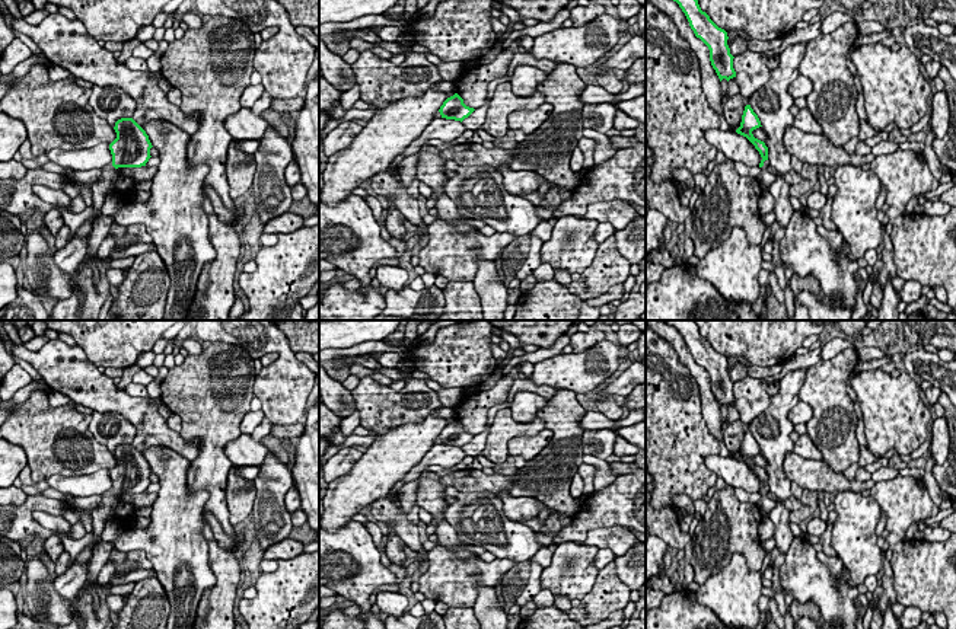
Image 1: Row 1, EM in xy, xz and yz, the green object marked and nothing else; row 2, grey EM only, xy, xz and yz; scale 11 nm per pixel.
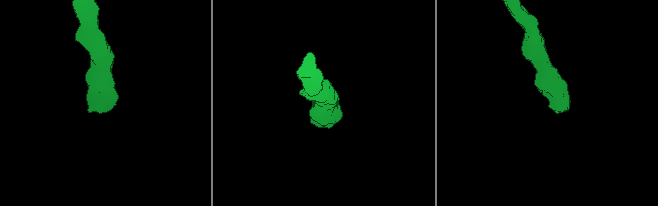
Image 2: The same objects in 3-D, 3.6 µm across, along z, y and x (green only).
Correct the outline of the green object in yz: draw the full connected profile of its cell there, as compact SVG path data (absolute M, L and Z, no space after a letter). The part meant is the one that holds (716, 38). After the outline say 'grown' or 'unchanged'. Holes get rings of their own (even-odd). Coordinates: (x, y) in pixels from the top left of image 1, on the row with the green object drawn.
M673 0L685 13L691 29L710 50L710 61L720 82L736 77L733 55L727 45L727 32L718 28L710 16L701 10L698 0Z; unchanged

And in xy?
M121 118L114 127L117 138L109 144L112 162L102 167L101 176L92 183L93 217L86 220L67 245L54 253L54 264L66 274L74 274L86 258L87 236L93 229L93 221L102 214L102 205L108 194L115 191L120 175L118 167L146 166L153 147L146 131L133 119Z; grown

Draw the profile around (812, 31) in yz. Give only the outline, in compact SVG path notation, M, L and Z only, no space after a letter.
M816 22L809 25L804 29L793 29L784 39L780 48L772 50L775 52L775 55L781 55L783 51L793 44L797 42L809 42L812 39L815 39L819 33L822 32L822 22Z

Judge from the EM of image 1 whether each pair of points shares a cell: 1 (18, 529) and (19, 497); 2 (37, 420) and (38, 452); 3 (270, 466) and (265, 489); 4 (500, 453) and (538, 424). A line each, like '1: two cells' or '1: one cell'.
1: two cells
2: one cell
3: one cell
4: one cell

